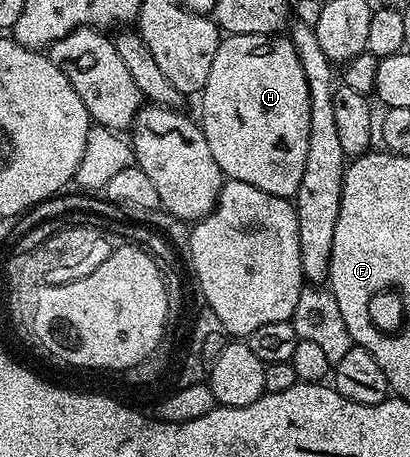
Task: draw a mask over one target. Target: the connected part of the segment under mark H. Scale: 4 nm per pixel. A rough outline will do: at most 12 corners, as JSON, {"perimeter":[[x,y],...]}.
{"perimeter":[[286,35],[218,42],[200,94],[229,180],[293,198],[310,96]]}

